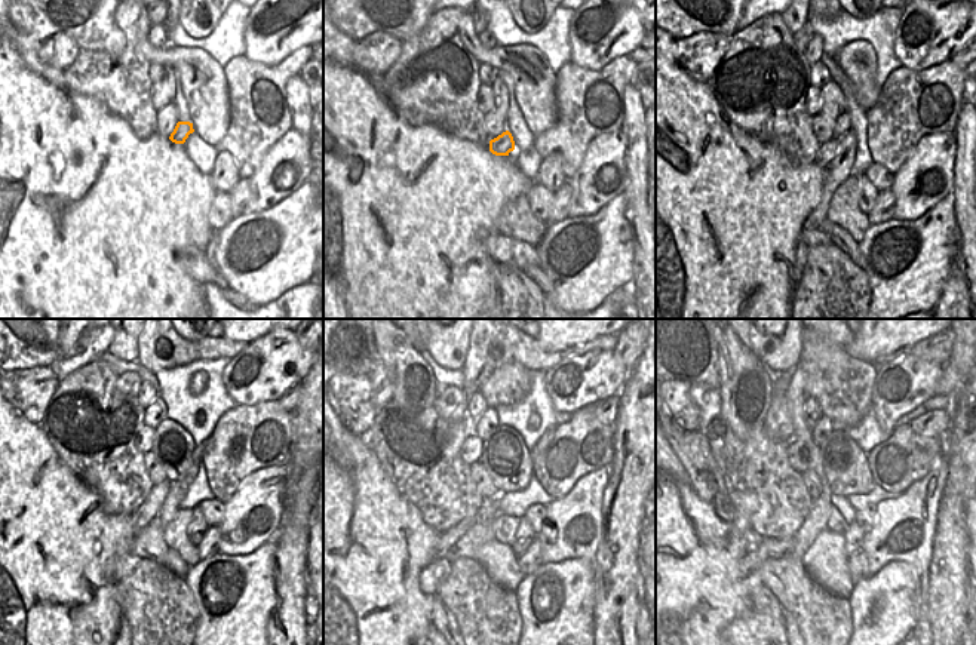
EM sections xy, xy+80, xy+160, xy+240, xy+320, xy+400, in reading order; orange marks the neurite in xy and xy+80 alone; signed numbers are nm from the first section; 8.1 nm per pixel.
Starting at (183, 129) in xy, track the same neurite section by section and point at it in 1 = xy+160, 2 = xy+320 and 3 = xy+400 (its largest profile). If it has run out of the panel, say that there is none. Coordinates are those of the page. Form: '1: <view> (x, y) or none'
1: xy+160 (828, 150)
2: xy+320 (463, 540)
3: xy+400 (772, 547)

